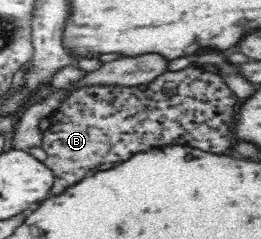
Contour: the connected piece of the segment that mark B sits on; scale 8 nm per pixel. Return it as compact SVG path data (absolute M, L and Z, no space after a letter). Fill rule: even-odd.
M183 69L183 71L177 71L177 73L163 73L163 75L159 75L144 87L119 87L118 85L87 85L87 87L79 87L48 116L50 125L42 133L41 146L47 153L44 164L54 173L54 182L50 193L51 195L59 195L67 187L81 181L85 173L91 175L91 171L96 171L99 165L103 163L120 164L122 161L127 161L129 155L133 155L135 151L147 151L151 147L161 147L161 145L175 143L175 145L191 145L191 147L211 151L211 153L223 153L231 145L231 135L229 133L231 133L231 121L233 121L233 115L235 115L233 105L235 105L235 95L227 87L221 87L219 75L213 75L213 73L207 73L207 71L201 71L201 69Z

